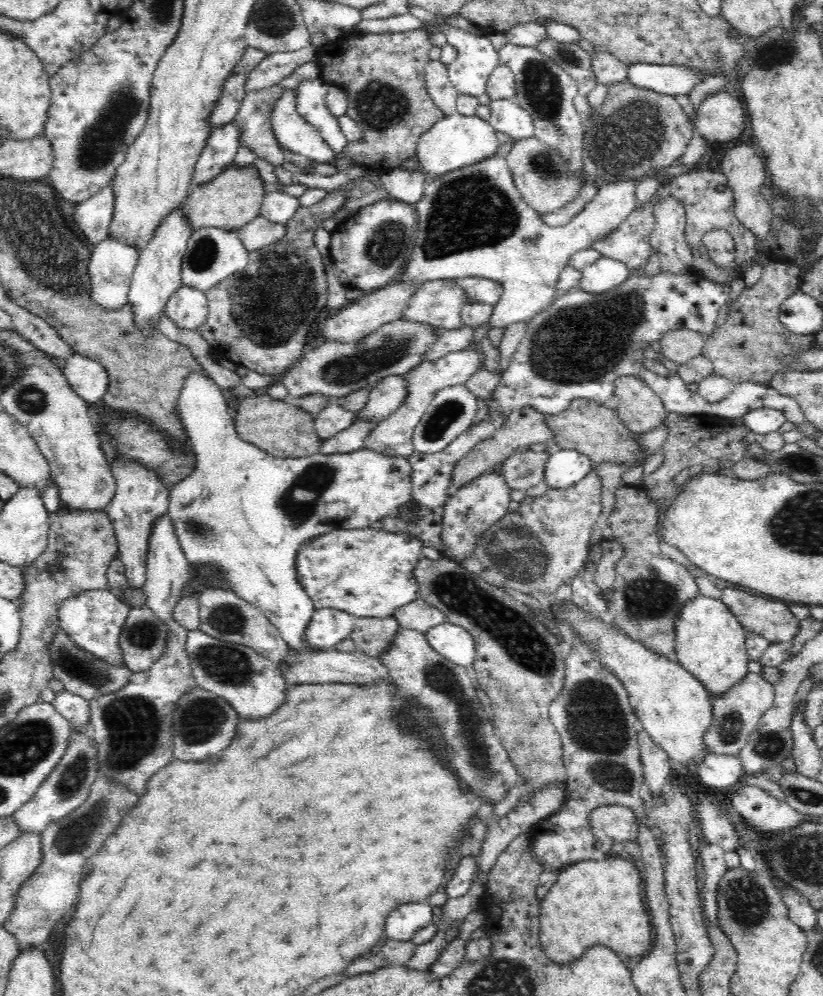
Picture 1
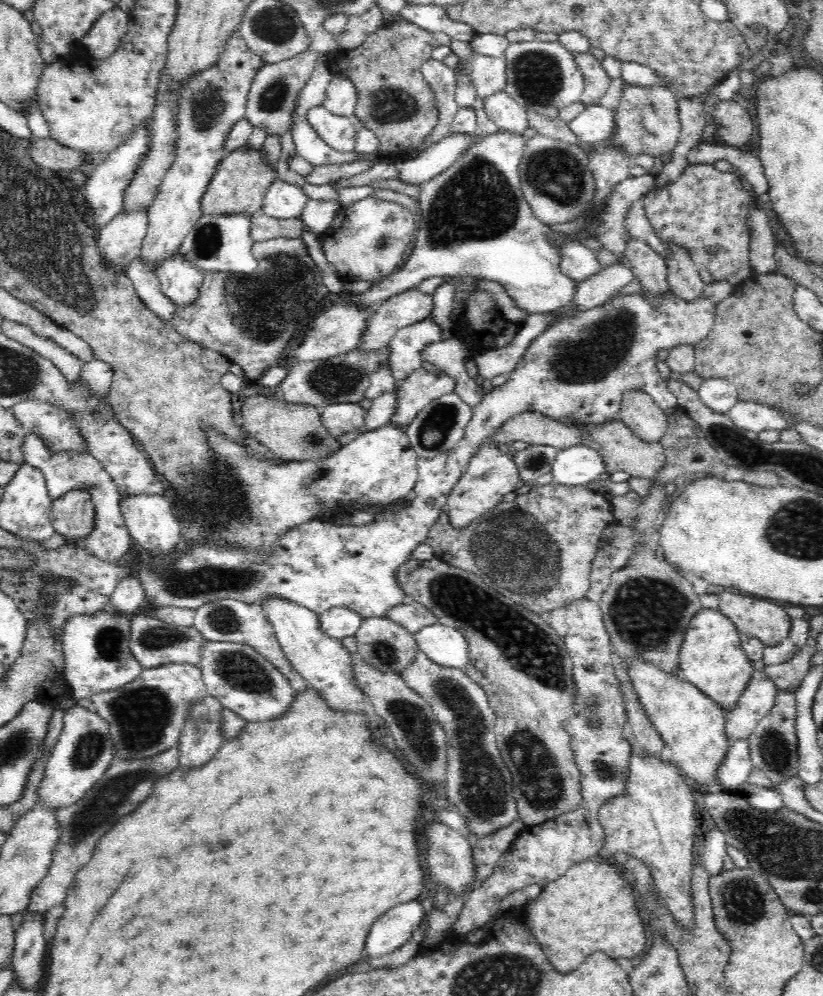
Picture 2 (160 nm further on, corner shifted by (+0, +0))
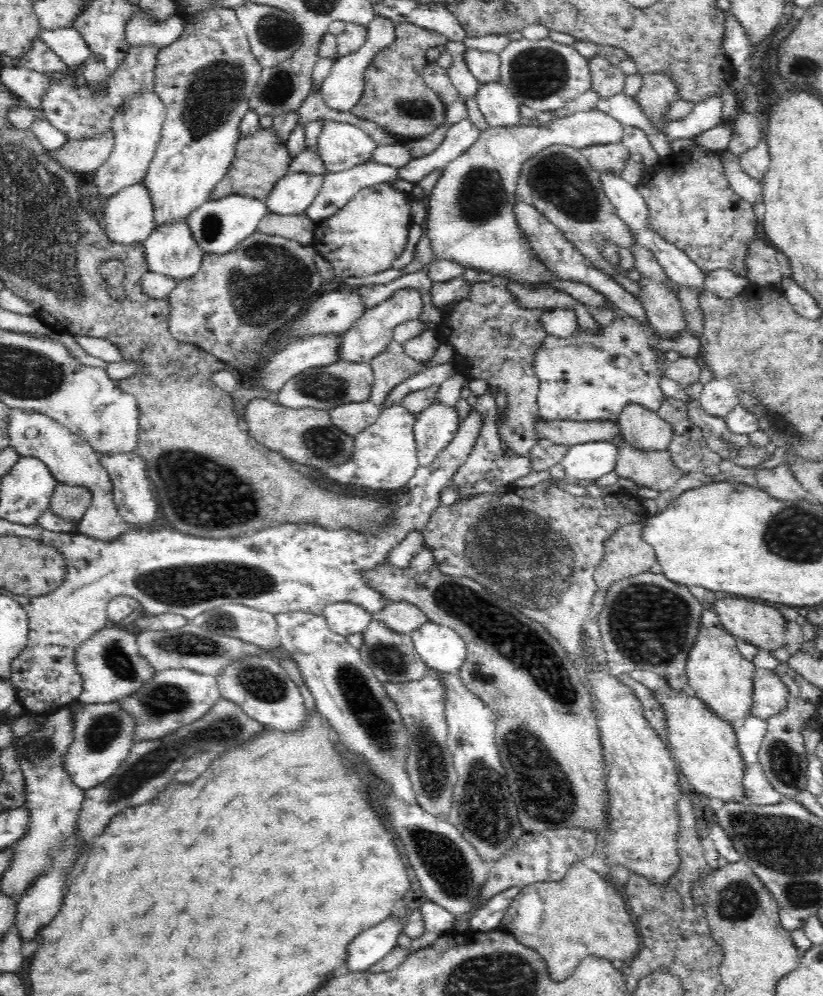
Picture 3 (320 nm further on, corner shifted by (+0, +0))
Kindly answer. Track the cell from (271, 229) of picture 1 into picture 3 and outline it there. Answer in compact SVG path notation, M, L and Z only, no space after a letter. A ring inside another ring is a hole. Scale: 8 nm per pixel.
M269 213L258 225L257 231L268 235L278 235L304 245L313 244L315 224L302 215L278 215Z

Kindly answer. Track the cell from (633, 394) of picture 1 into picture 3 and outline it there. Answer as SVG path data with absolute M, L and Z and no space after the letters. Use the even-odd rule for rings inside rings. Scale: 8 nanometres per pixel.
M628 403L620 413L620 434L640 450L666 450L673 428L657 413L640 403Z

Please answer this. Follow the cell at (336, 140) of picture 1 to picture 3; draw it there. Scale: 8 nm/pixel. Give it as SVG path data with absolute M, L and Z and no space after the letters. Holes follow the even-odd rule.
M323 118L319 136L319 155L328 174L350 170L370 162L377 145L361 128L352 123Z

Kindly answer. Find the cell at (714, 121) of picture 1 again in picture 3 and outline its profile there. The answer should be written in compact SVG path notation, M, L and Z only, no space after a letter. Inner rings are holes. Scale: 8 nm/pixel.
M742 111L735 115L732 138L730 138L727 150L736 157L740 157L748 150L755 149L762 138L762 129L758 118L754 114Z

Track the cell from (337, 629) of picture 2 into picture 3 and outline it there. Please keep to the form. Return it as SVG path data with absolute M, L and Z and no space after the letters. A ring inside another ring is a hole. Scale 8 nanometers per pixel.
M351 602L328 604L322 616L330 631L344 637L364 632L372 620L366 610Z

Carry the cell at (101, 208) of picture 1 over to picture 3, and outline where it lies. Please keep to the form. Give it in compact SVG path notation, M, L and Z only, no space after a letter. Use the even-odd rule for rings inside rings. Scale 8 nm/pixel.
M148 92L138 98L130 98L124 104L124 110L112 120L114 150L104 165L94 172L94 186L104 200L110 201L120 190L145 182L160 143L164 119L165 108L162 101L155 92Z

